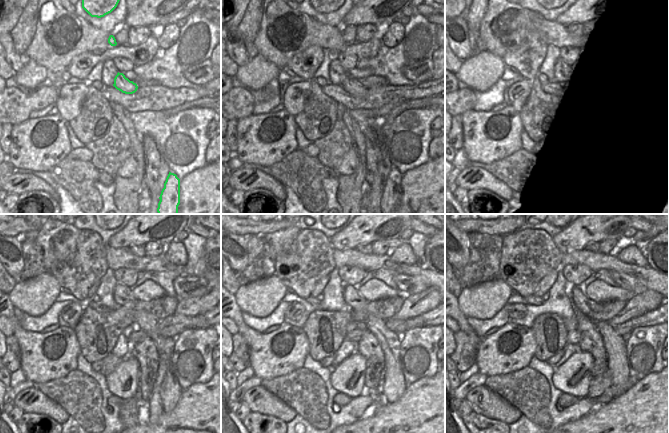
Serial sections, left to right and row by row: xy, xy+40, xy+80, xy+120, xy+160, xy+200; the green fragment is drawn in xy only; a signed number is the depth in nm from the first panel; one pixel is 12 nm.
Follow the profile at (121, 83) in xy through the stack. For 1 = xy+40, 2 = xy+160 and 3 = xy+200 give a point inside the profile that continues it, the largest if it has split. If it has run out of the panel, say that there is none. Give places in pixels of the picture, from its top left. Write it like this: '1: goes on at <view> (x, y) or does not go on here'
1: goes on at xy+40 (349, 84)
2: goes on at xy+160 (394, 387)
3: goes on at xy+200 (614, 344)

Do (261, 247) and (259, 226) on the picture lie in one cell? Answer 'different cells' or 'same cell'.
different cells

